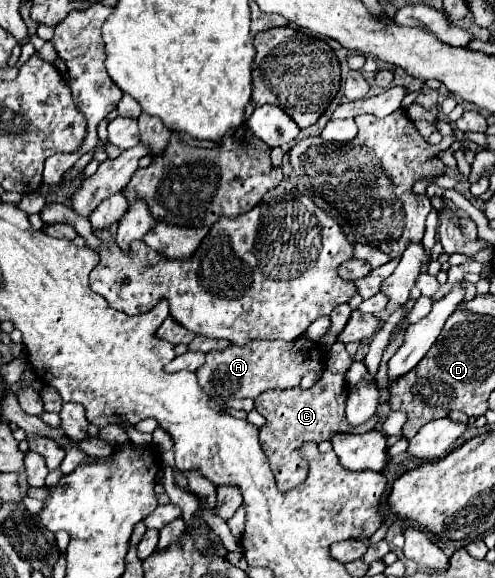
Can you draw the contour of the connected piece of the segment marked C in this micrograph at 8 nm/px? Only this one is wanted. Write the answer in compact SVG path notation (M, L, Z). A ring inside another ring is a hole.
M335 343L327 355L327 371L311 389L303 391L301 387L293 387L291 391L265 391L255 401L255 409L267 419L267 423L259 429L259 441L267 457L271 459L271 471L277 479L277 487L281 491L289 491L295 485L301 485L307 475L307 463L299 455L299 447L305 441L321 443L331 437L331 433L367 433L375 429L379 417L371 417L363 427L347 427L345 419L345 397L347 397L347 383L345 371L353 359L345 351L343 343Z

